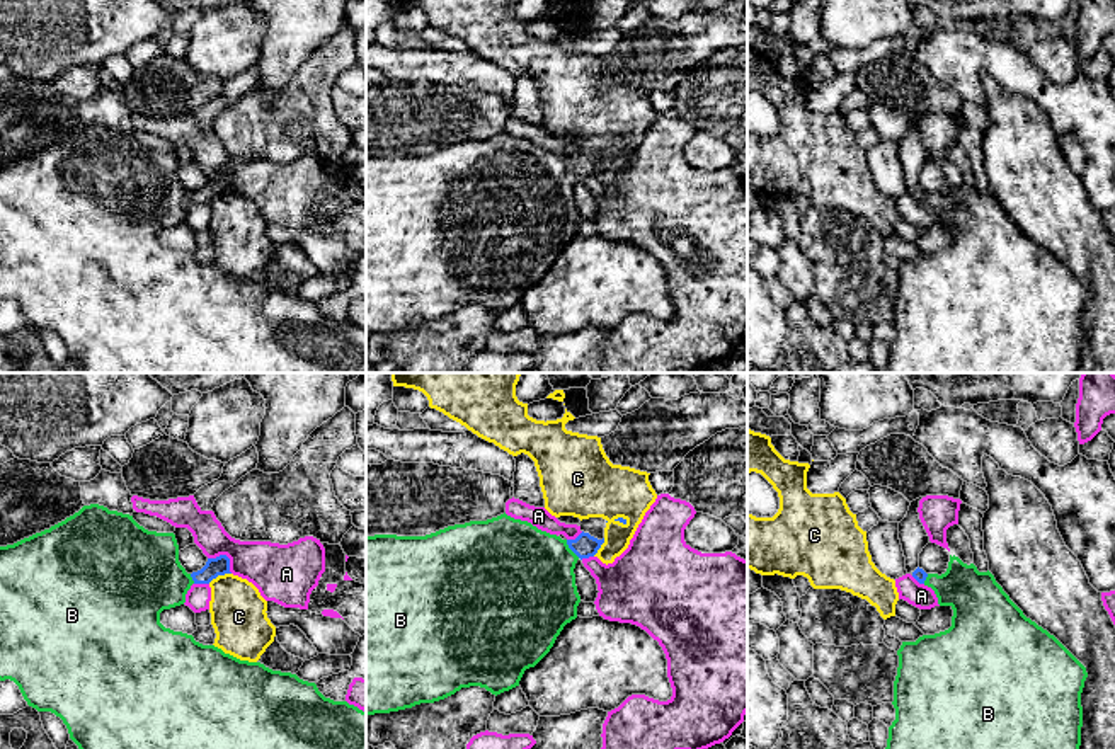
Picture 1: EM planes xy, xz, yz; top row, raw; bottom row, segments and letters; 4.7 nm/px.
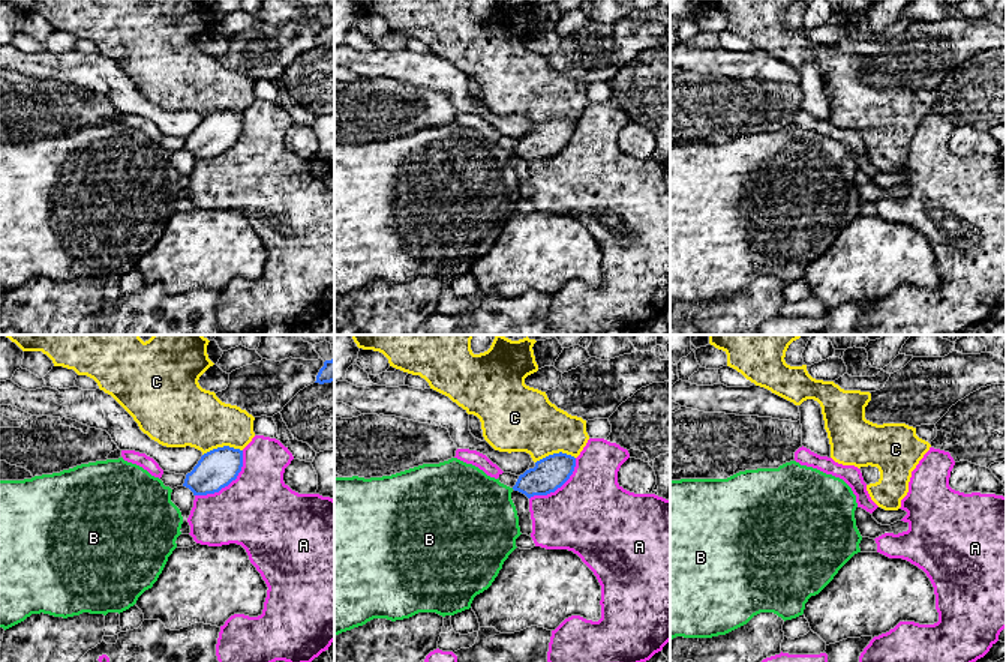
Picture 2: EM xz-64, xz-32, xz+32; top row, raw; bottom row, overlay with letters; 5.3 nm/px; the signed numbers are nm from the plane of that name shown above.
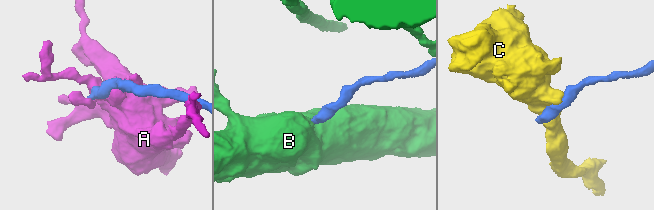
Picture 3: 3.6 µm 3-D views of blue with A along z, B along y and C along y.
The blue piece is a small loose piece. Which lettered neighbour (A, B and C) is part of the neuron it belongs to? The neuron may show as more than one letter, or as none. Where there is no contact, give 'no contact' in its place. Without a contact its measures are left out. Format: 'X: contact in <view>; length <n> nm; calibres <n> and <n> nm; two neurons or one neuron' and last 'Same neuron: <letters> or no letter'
A: contact in xy; length 140 nm; calibres 90 and 240 nm; two neurons
B: contact in xz; length 110 nm; calibres 110 and 460 nm; one neuron
C: contact in xy; length 120 nm; calibres 90 and 260 nm; two neurons
Same neuron: B

